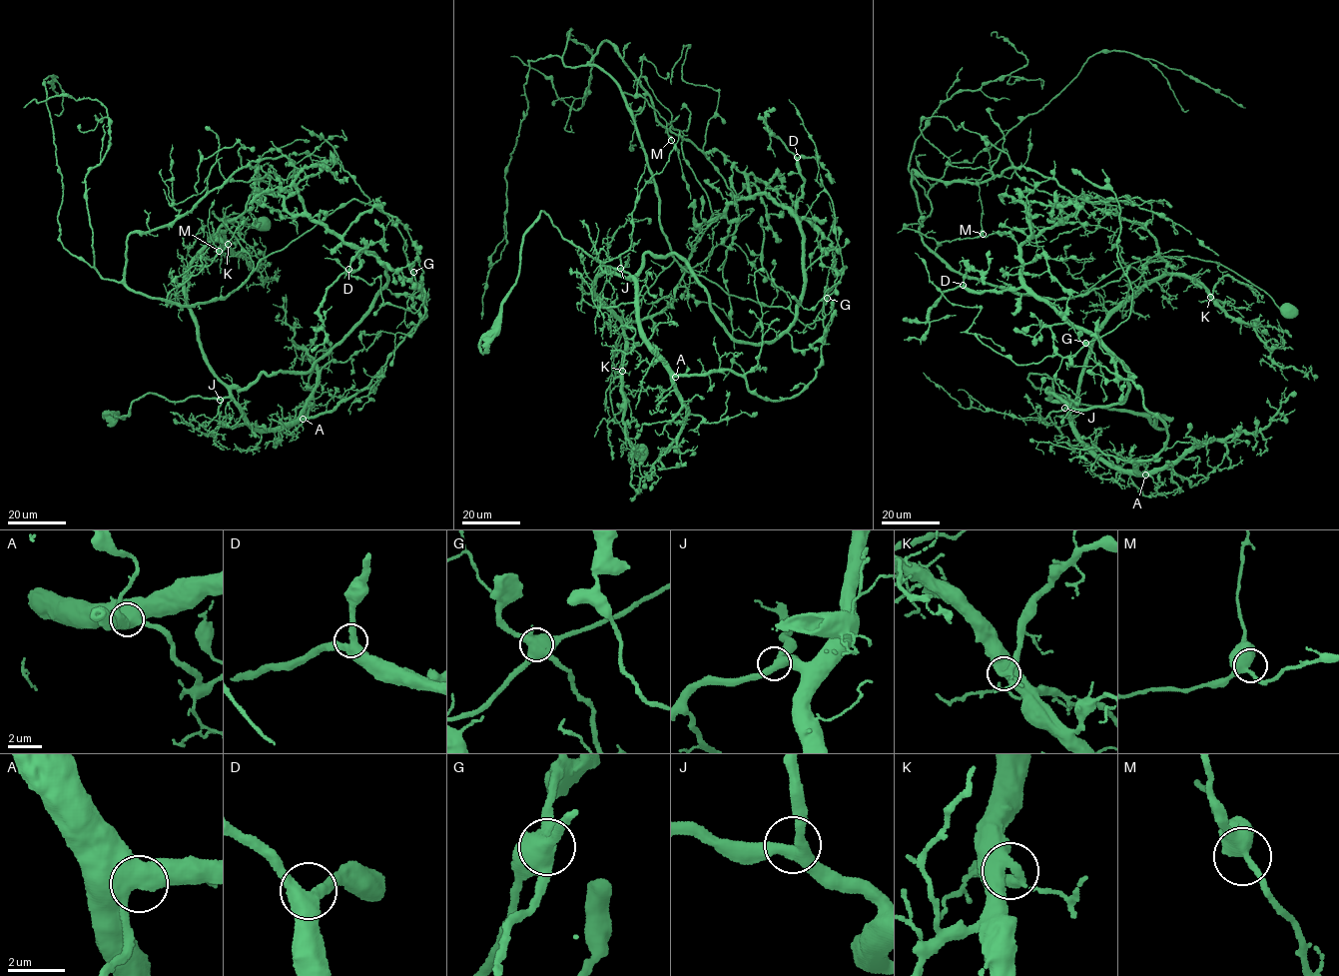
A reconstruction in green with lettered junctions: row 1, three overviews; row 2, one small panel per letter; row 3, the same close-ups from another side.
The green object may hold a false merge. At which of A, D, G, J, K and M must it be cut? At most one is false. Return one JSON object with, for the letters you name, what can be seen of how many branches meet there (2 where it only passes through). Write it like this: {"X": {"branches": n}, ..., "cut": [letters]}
{"G": {"branches": 4}, "cut": ["G"]}

